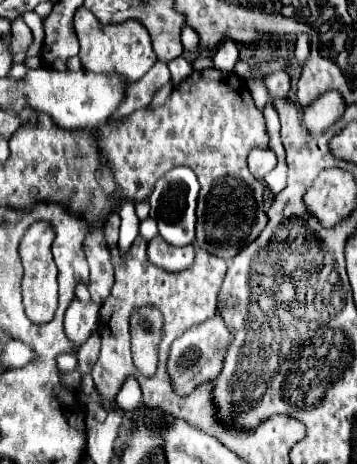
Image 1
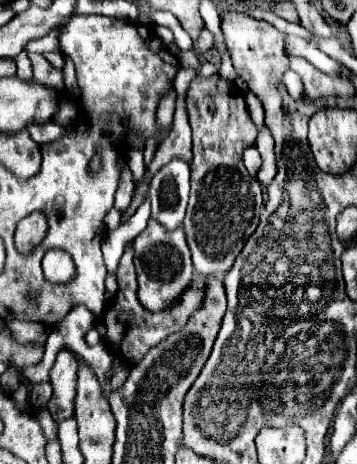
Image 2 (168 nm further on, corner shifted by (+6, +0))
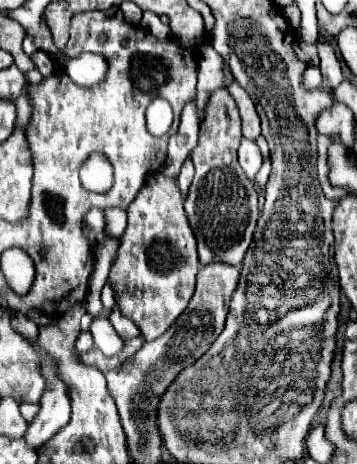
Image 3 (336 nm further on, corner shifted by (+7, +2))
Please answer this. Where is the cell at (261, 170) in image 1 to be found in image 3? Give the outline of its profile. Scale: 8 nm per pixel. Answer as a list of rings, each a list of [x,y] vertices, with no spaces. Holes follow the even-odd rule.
[[[242,139],[240,149],[238,149],[238,161],[240,161],[240,167],[244,169],[246,177],[254,179],[254,175],[258,173],[260,165],[262,165],[262,155],[260,155],[258,145],[250,139]]]

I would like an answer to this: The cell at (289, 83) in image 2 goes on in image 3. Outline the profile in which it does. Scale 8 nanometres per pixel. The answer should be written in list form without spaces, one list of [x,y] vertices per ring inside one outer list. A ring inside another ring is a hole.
[[[314,65],[314,67],[308,67],[306,73],[304,73],[304,83],[314,89],[314,87],[320,87],[320,81],[322,81],[322,75],[320,75],[320,69]]]

